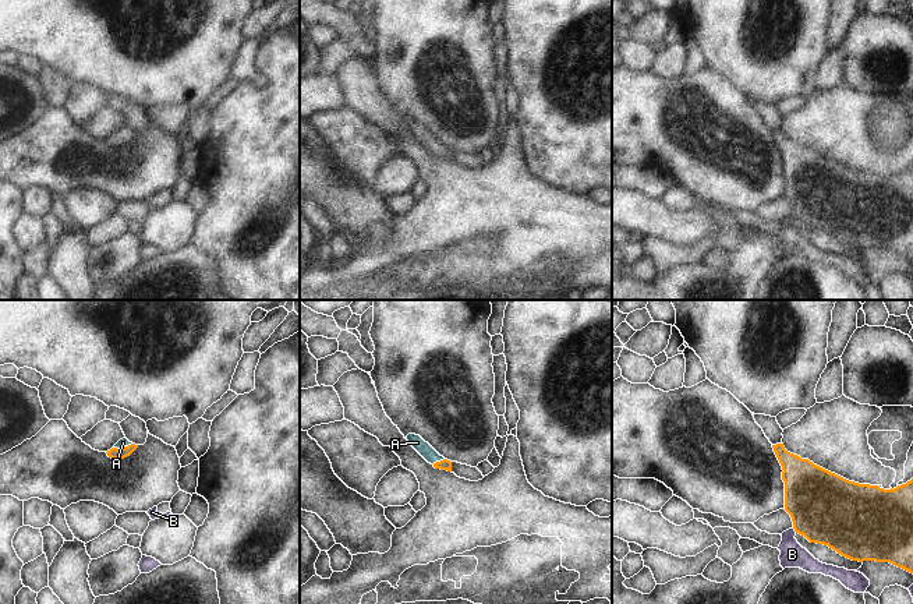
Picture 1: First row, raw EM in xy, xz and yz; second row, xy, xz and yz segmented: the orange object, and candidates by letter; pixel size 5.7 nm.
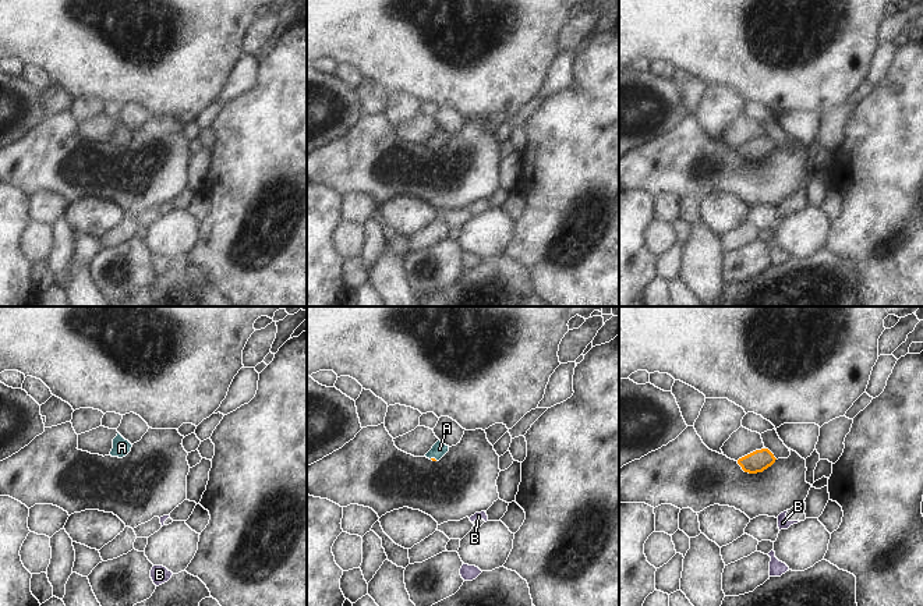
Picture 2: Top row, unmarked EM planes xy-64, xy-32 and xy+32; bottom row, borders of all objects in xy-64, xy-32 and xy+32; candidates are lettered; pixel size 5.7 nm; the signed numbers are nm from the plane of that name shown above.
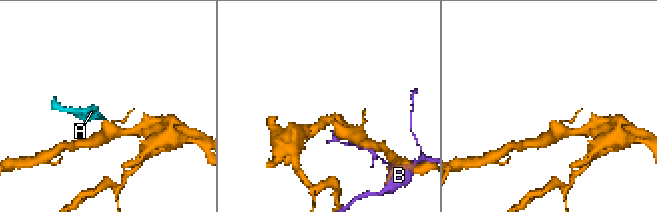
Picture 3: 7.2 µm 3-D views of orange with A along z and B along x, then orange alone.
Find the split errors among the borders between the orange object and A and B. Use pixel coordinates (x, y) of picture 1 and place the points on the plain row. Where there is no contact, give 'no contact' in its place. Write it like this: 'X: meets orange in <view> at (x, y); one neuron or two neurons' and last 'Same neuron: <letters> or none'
A: meets orange in xz at (438, 149); one neuron
B: meets orange in yz at (795, 218); two neurons
Same neuron: A

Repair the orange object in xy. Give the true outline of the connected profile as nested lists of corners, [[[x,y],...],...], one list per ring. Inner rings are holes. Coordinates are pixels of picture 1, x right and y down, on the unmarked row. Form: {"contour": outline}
{"contour": [[[123,126],[106,141],[109,145],[120,148],[130,144],[137,135],[138,133],[130,130],[127,126]]]}

